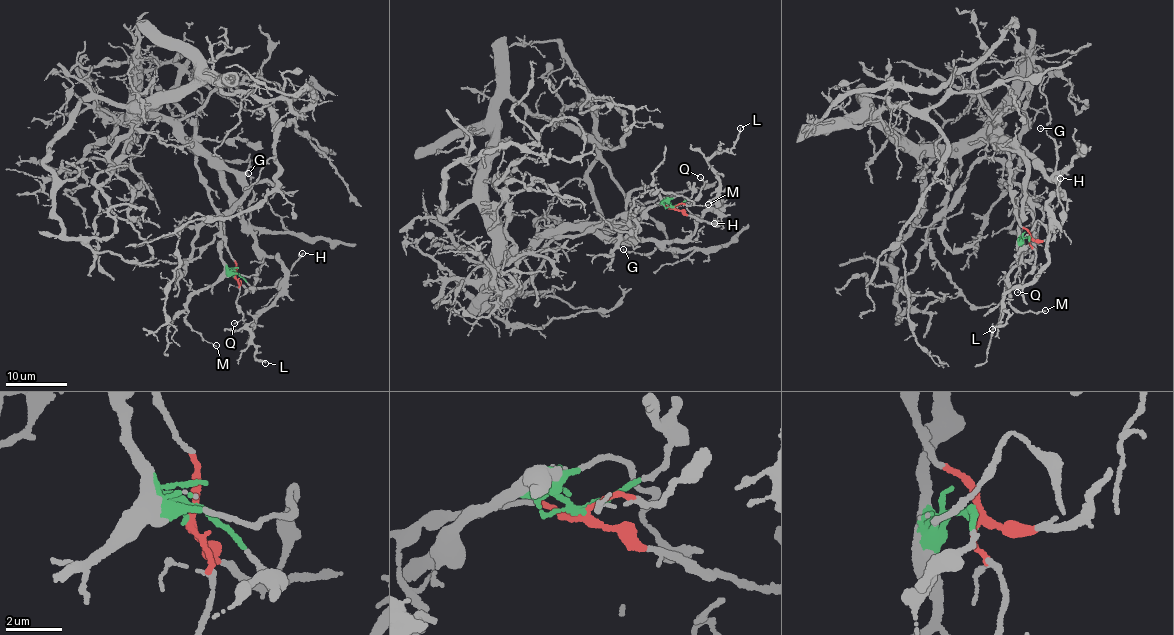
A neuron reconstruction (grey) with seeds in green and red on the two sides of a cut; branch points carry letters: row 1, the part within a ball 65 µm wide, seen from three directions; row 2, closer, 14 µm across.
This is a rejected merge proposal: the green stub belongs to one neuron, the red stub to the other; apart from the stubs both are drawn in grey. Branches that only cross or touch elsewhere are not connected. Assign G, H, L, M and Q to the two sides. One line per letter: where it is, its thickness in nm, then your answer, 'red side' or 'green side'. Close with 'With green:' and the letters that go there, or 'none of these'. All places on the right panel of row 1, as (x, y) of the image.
G: place (1040, 128); calibre 110 nm; green side
H: place (1060, 178); calibre 160 nm; red side
L: place (992, 329); calibre 170 nm; green side
M: place (1045, 310); calibre 110 nm; green side
Q: place (1017, 292); calibre 90 nm; red side
With green: G, L, M

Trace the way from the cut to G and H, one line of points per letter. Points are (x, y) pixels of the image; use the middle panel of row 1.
G: (673, 207), (664, 203), (651, 208), (629, 226), (631, 235), (654, 241), (657, 247), (644, 255), (623, 248)
H: (675, 207), (714, 225), (715, 219), (714, 223)

